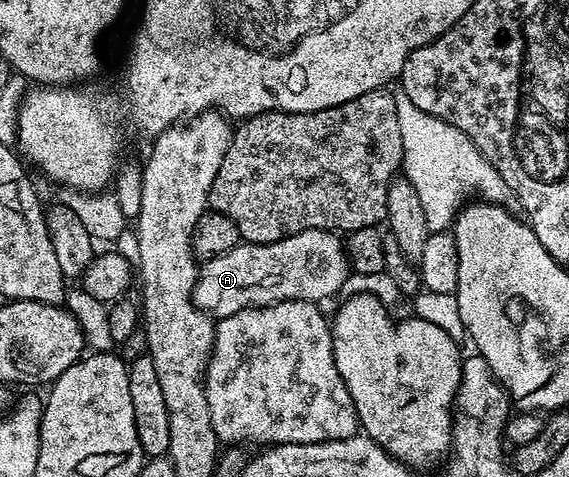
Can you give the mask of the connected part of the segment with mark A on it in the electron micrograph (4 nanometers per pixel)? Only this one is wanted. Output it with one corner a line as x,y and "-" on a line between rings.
302,231
272,243
244,243
206,260
195,277
195,306
212,316
224,319
246,307
265,307
268,302
280,303
286,299
320,301
335,295
349,276
349,260
344,240
335,231

